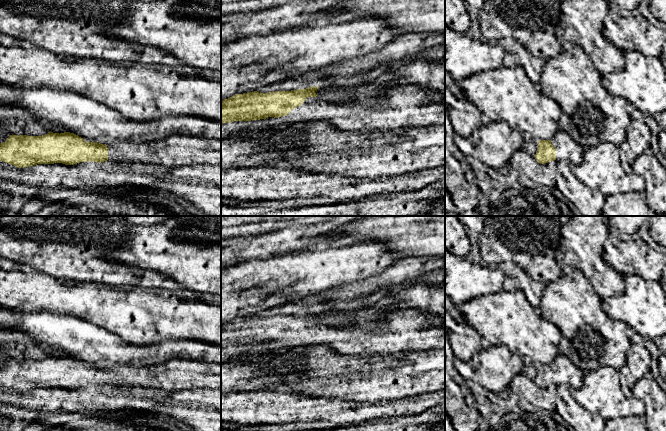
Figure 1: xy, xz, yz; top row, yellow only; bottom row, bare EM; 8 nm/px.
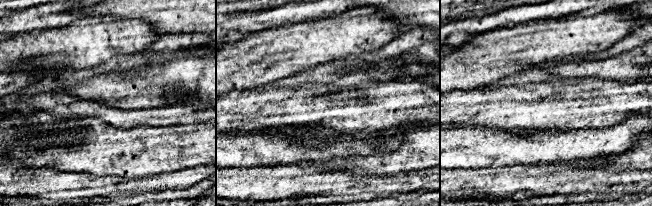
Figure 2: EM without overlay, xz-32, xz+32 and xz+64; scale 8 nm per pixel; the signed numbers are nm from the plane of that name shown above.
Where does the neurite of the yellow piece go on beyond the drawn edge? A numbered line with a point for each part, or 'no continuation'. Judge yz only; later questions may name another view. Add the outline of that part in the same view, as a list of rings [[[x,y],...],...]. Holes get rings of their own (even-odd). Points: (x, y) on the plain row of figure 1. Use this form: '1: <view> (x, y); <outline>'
1: yz (566, 372); [[[559,354],[550,366],[556,374],[556,384],[567,384],[571,388],[579,388],[582,385],[584,372],[566,355]]]

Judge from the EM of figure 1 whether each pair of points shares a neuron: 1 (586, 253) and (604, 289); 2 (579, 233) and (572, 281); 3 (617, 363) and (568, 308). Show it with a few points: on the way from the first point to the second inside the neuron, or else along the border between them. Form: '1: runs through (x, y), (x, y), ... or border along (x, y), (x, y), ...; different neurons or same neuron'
1: runs through (593, 262), (604, 280); same neuron
2: border along (573, 267), (580, 270), (591, 284); different neurons
3: runs through (610, 346), (610, 339), (599, 327), (585, 321); same neuron

